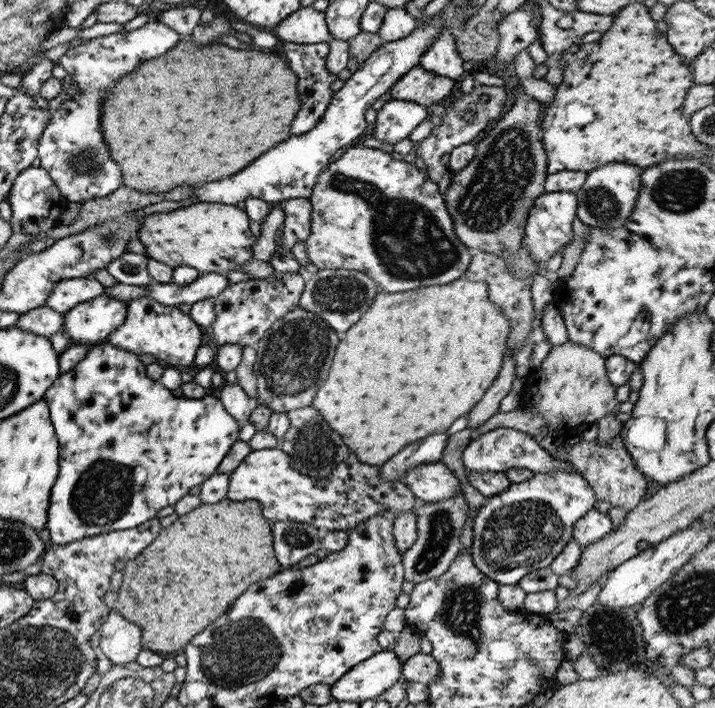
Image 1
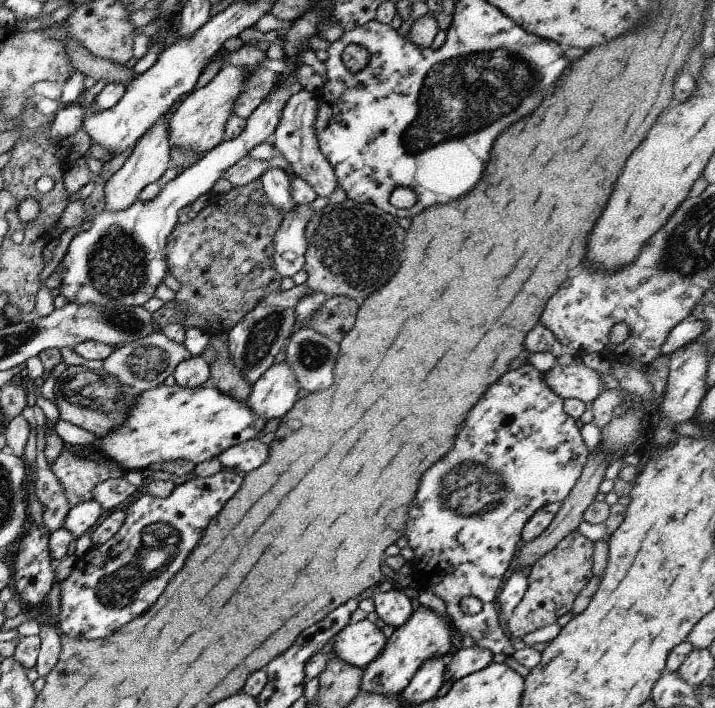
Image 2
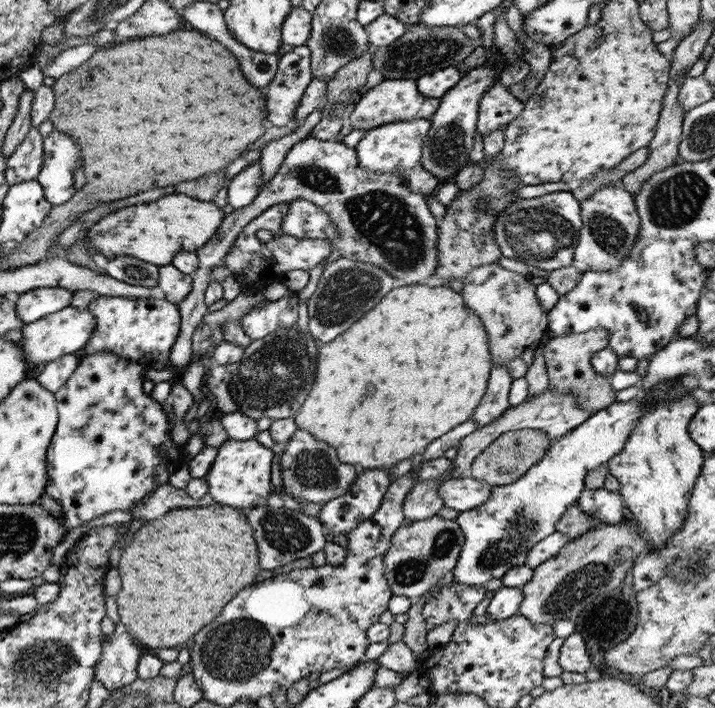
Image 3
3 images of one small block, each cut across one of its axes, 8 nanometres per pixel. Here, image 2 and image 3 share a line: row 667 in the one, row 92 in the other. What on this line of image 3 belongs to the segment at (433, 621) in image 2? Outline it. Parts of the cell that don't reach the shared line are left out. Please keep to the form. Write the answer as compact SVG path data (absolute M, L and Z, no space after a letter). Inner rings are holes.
M386 79L378 85L370 88L362 99L356 104L356 107L349 112L346 117L350 120L352 130L364 130L364 132L376 128L382 124L393 123L396 121L406 121L419 118L431 118L432 114L440 107L440 98L426 98L418 90L415 80L412 79Z

